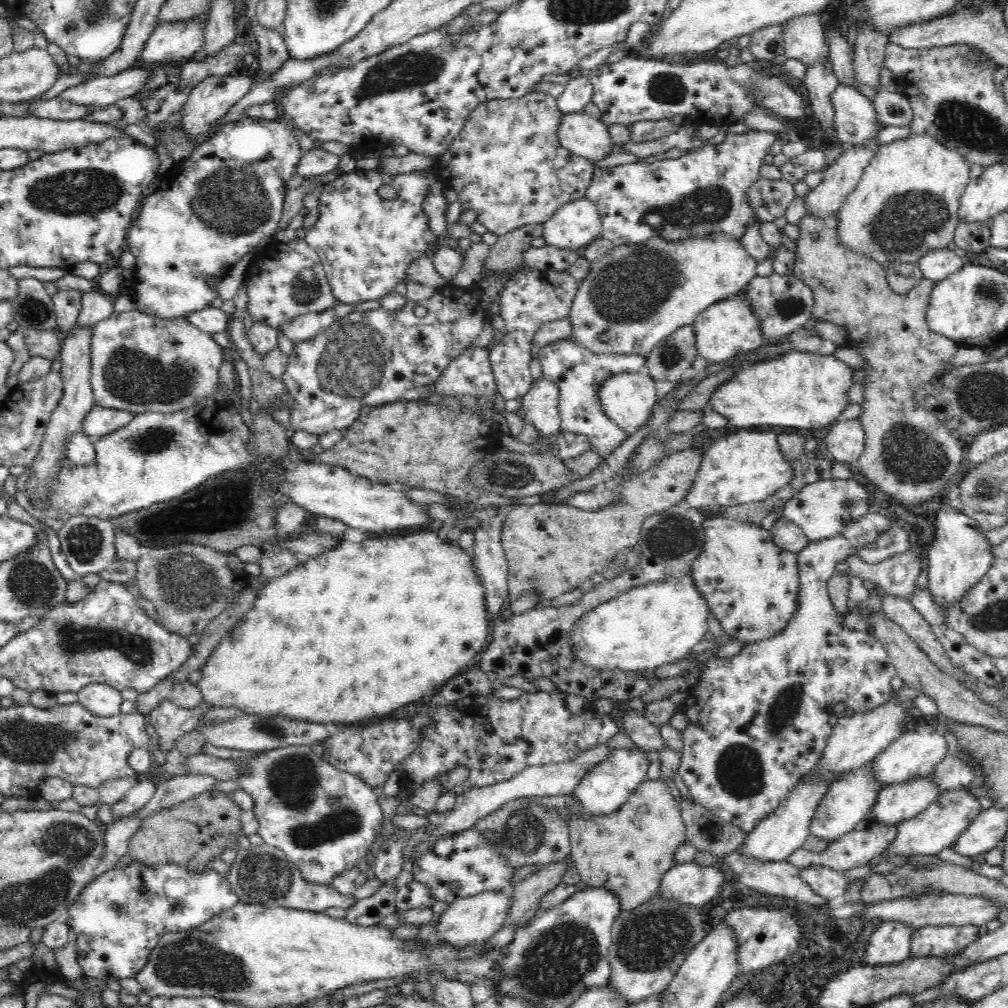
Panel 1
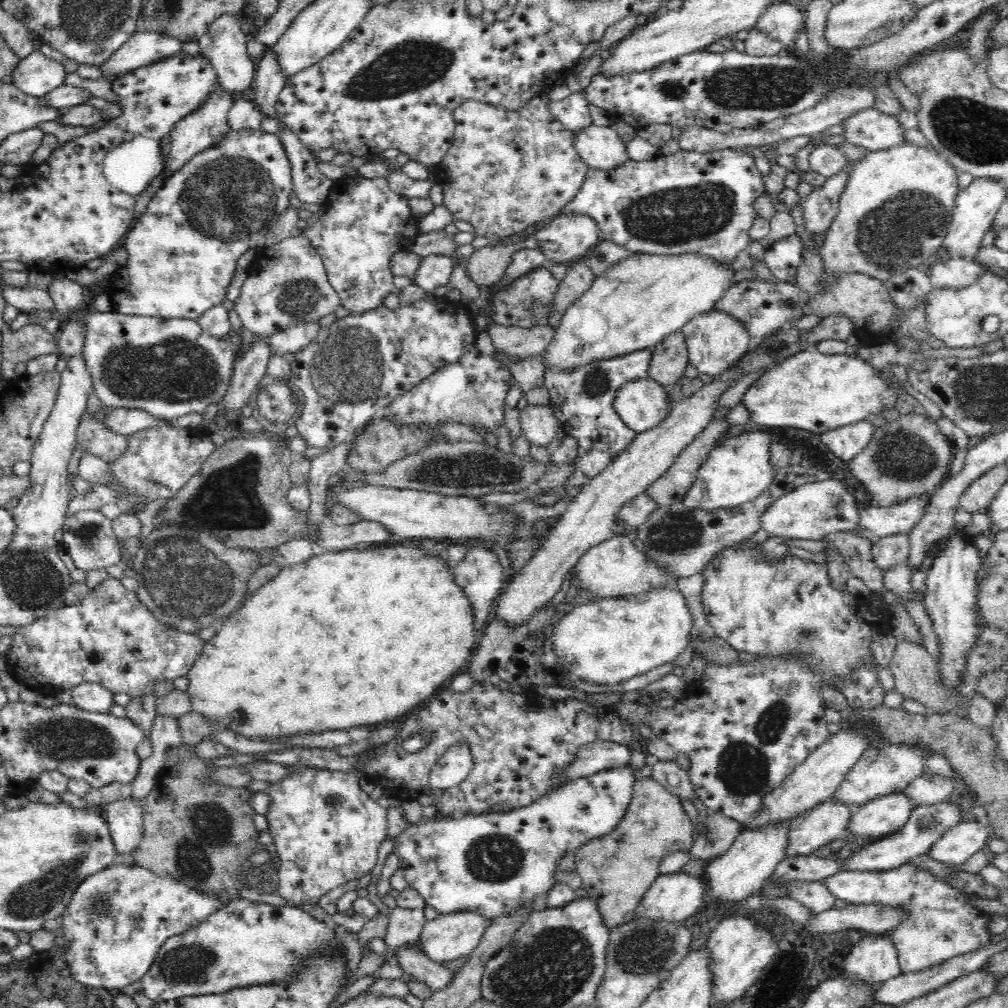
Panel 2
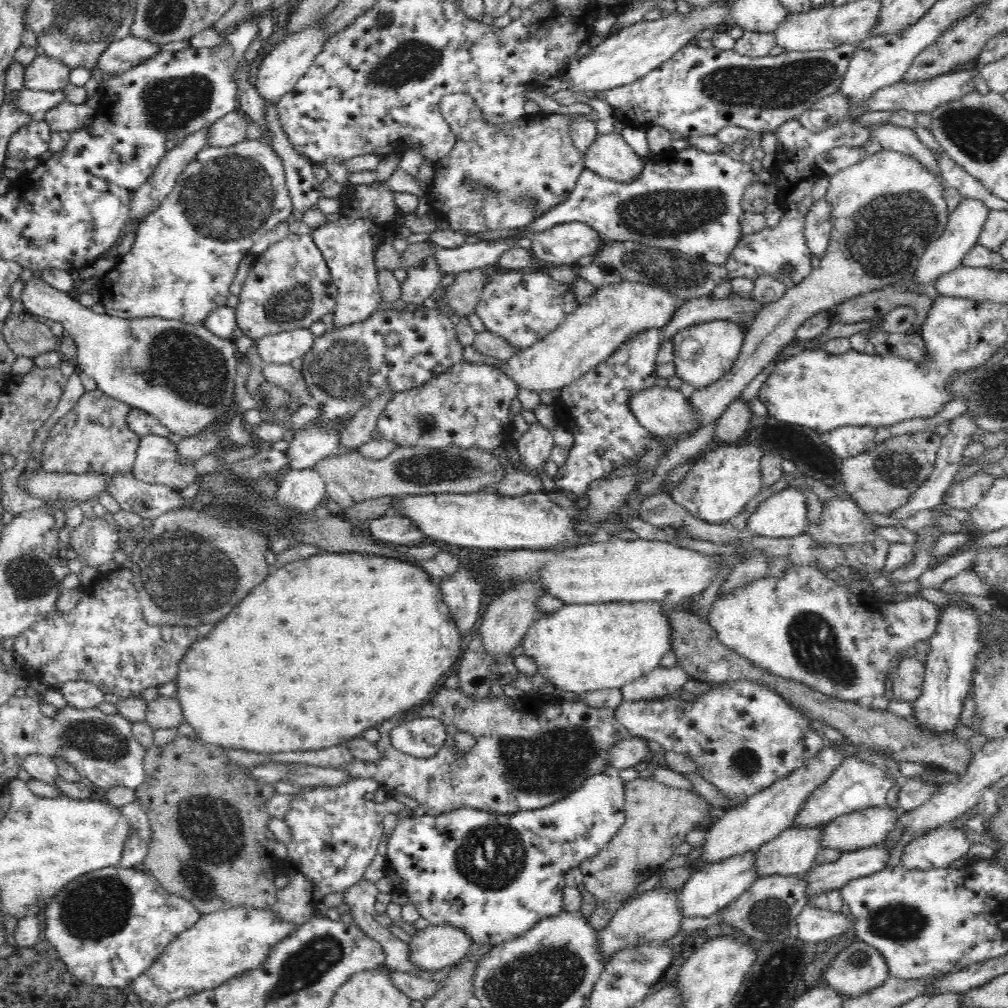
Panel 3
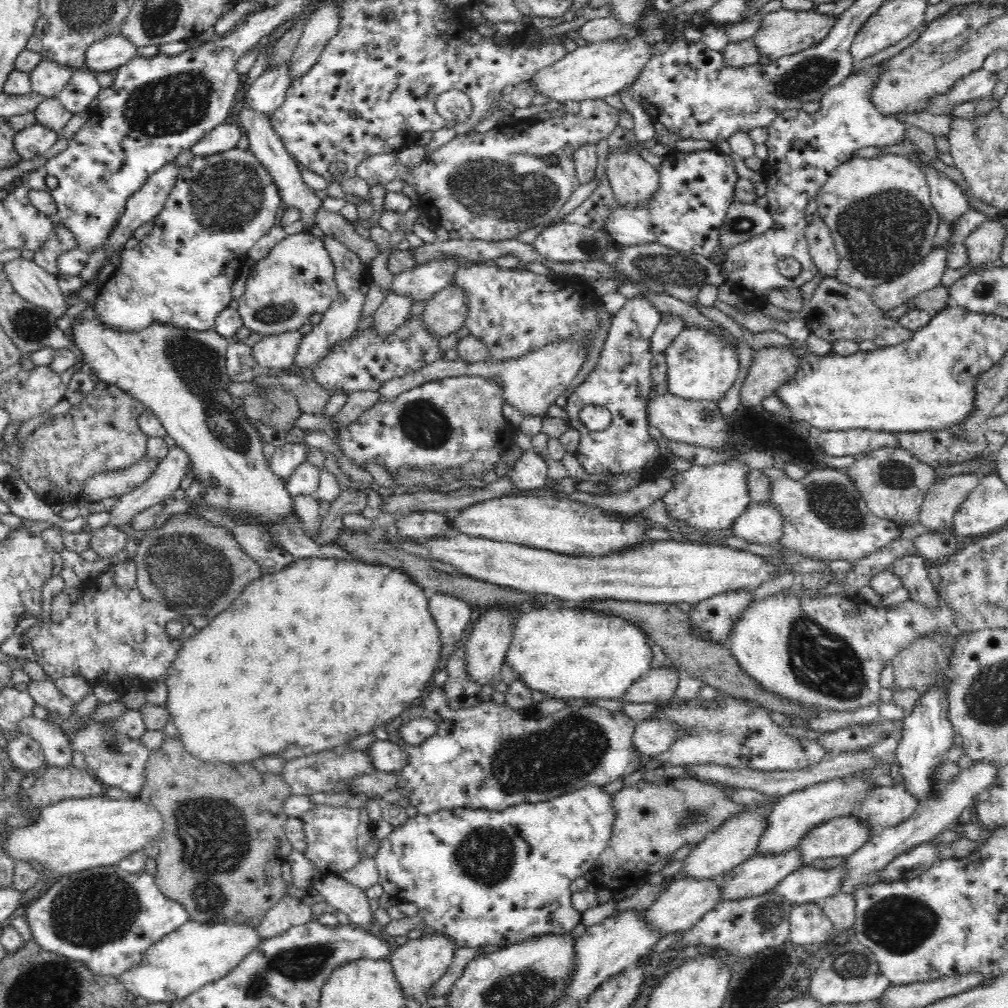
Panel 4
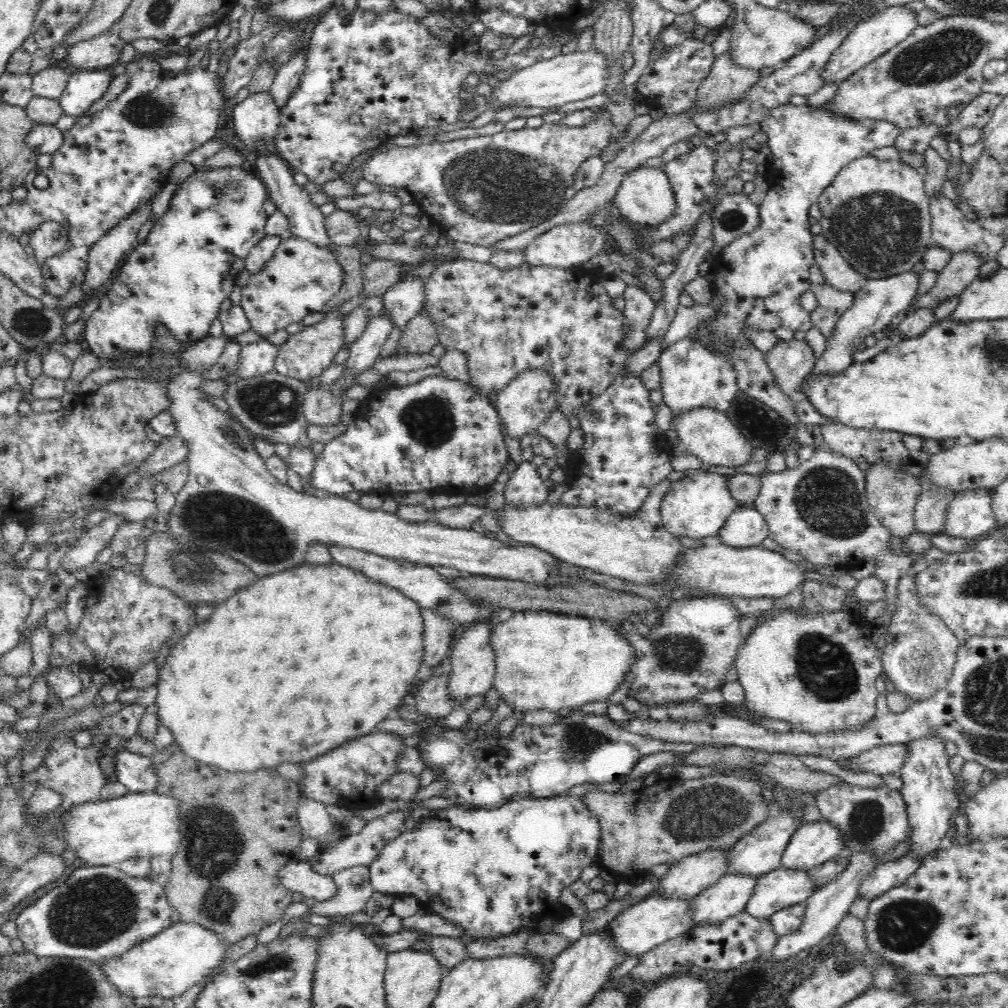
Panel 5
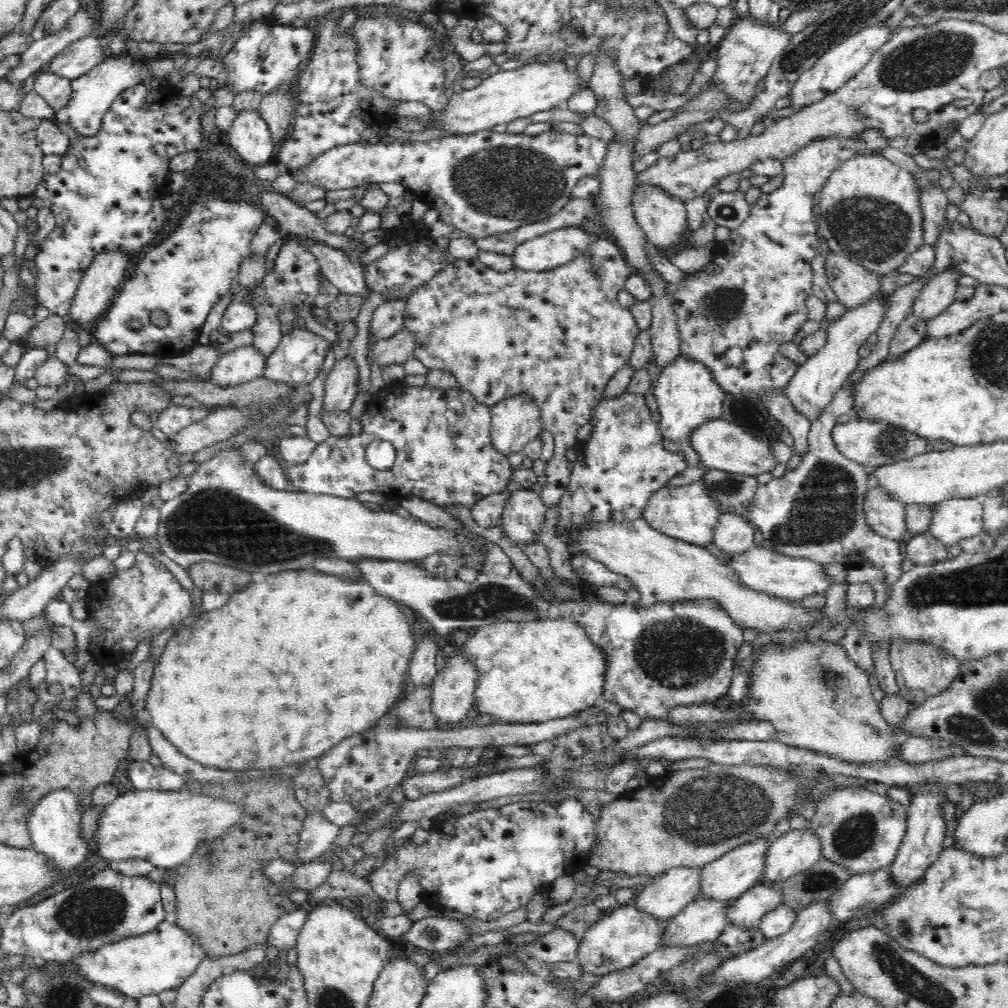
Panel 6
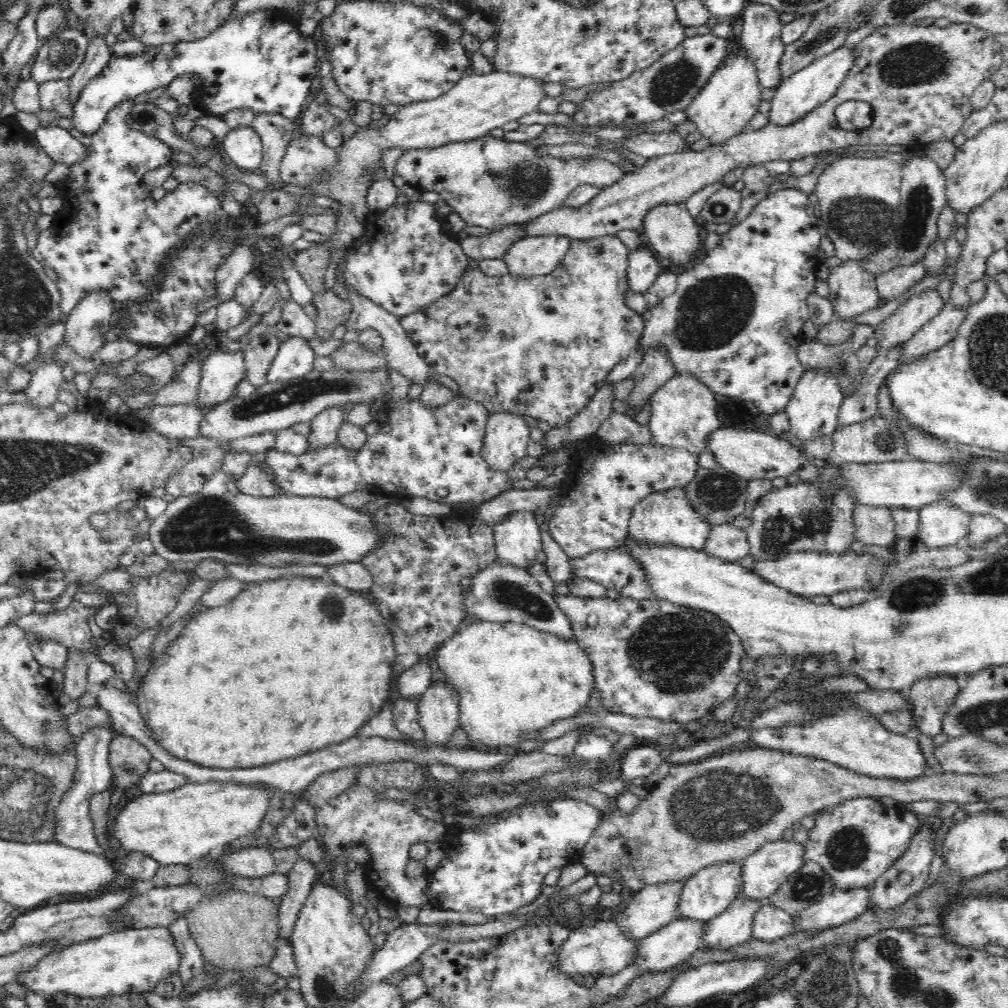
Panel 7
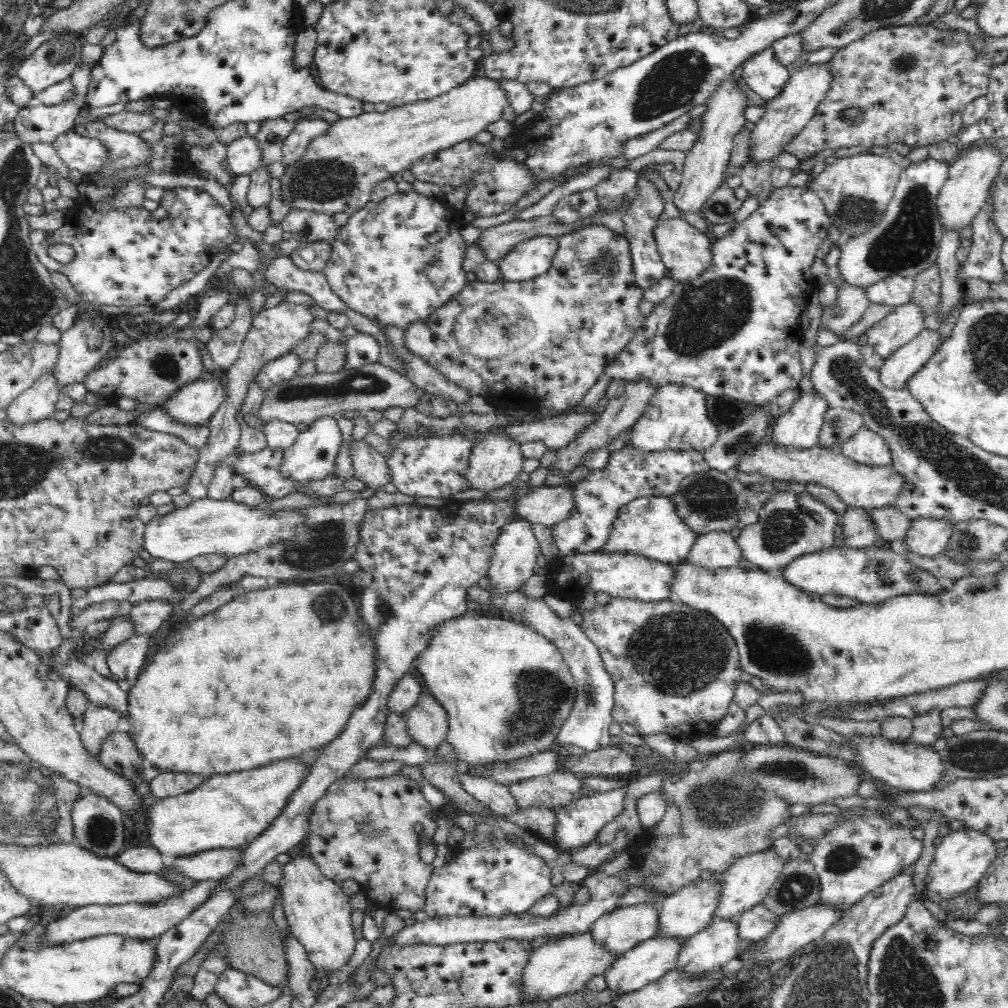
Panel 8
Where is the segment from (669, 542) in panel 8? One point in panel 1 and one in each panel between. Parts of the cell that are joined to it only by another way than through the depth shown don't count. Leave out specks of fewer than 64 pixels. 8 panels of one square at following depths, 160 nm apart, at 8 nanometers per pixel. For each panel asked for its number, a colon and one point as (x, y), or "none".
1: (743, 467)
2: (737, 470)
3: (718, 484)
4: (709, 497)
5: (697, 506)
6: (686, 513)
7: (666, 519)

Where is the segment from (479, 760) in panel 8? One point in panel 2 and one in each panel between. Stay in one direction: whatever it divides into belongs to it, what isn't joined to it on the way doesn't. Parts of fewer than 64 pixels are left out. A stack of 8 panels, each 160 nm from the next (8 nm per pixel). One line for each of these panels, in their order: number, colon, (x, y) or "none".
2: (609, 641)
3: (581, 648)
4: (570, 652)
5: (544, 660)
6: (526, 672)
7: (512, 680)

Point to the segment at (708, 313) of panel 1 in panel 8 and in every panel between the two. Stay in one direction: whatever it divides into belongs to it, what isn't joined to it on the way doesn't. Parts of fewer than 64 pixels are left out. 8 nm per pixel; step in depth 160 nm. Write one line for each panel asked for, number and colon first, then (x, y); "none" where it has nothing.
2: (715, 341)
3: (702, 353)
4: (700, 366)
5: (693, 378)
6: (687, 396)
7: (684, 415)
8: (676, 419)

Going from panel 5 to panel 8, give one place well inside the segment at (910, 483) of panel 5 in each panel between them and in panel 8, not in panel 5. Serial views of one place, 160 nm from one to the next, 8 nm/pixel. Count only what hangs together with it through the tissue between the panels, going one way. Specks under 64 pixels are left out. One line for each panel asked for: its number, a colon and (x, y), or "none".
6: (885, 517)
7: (873, 525)
8: (858, 532)

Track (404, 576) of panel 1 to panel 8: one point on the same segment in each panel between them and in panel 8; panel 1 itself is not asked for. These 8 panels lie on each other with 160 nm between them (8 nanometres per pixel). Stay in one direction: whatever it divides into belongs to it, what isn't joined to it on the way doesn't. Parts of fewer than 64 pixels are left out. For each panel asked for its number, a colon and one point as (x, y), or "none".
2: (349, 638)
3: (324, 648)
4: (305, 660)
5: (231, 689)
6: (291, 666)
7: (288, 667)
8: (274, 672)

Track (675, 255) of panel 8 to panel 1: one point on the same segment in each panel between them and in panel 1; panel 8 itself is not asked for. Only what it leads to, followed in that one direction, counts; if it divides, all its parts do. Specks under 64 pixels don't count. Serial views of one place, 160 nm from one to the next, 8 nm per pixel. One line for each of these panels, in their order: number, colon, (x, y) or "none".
1: (588, 137)
2: (600, 147)
3: (610, 156)
4: (634, 181)
5: (646, 197)
6: (664, 219)
7: (669, 229)

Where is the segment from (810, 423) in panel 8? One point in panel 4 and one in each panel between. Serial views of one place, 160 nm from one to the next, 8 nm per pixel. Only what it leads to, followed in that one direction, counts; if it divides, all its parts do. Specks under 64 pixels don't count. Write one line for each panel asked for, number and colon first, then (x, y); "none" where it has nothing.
4: (885, 296)
5: (880, 300)
6: (812, 389)
7: (813, 408)

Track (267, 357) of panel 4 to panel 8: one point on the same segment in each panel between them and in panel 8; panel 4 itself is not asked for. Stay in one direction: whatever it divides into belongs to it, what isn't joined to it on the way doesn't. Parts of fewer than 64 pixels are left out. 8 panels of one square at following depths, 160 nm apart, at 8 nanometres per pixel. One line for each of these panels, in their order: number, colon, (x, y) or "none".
5: (256, 359)
6: (240, 365)
7: (221, 371)
8: (194, 405)

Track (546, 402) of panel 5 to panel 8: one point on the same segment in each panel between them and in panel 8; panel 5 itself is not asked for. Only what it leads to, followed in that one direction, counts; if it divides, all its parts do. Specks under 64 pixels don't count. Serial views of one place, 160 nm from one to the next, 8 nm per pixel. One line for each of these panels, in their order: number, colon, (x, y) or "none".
6: (515, 422)
7: (507, 435)
8: (495, 462)

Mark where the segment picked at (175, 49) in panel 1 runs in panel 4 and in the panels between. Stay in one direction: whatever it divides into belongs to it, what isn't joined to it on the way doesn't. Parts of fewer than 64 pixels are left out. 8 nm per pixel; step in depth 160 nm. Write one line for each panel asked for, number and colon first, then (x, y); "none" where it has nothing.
2: (142, 48)
3: (123, 54)
4: (105, 55)

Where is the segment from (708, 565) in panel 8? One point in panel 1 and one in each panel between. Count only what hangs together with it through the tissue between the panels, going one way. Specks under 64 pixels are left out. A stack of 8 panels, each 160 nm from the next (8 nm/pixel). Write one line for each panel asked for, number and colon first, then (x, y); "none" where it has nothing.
1: (821, 510)
2: (813, 510)
3: (781, 515)
4: (759, 524)
5: (744, 528)
6: (734, 534)
7: (725, 542)

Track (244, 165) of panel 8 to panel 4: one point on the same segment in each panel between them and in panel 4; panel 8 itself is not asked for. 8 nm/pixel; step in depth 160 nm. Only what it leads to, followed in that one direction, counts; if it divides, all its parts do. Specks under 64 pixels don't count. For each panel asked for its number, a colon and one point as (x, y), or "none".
4: (267, 93)
5: (256, 120)
6: (249, 137)
7: (242, 147)

